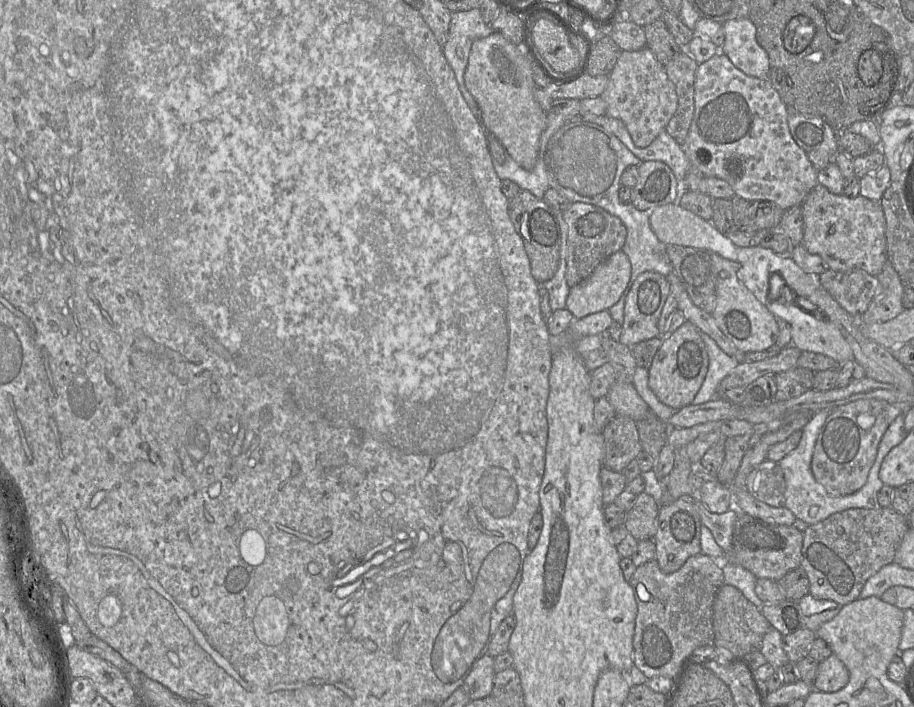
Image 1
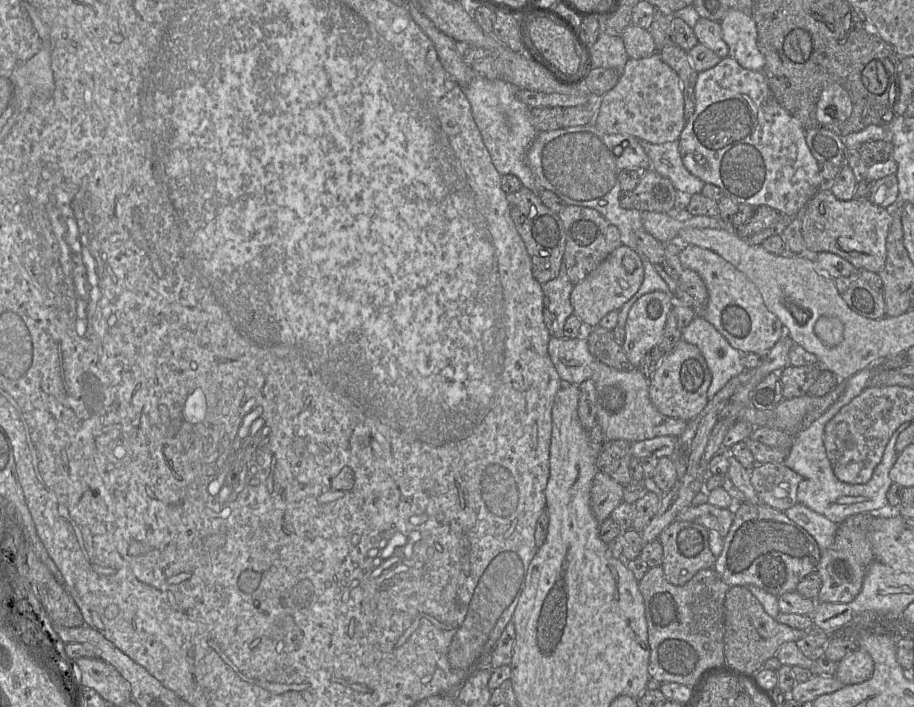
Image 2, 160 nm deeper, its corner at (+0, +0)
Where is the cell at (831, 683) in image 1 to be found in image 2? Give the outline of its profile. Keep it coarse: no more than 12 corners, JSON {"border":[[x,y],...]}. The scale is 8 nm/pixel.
{"border":[[856,650],[837,663],[835,677],[845,685],[870,679],[874,661]]}

